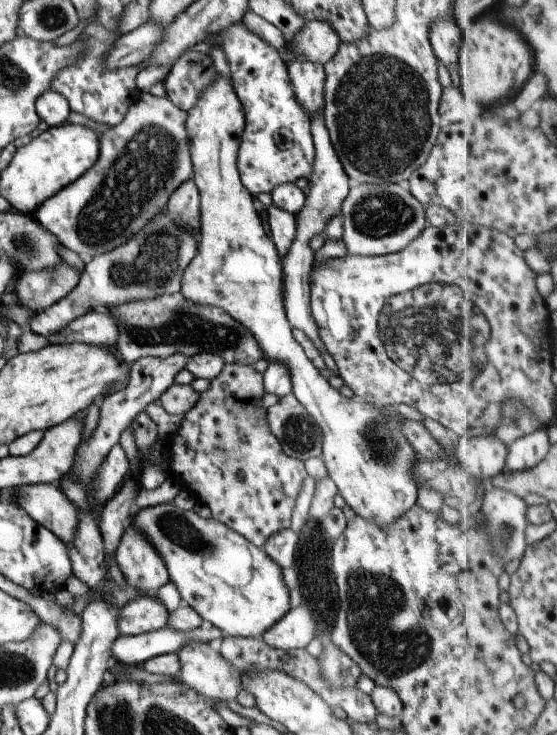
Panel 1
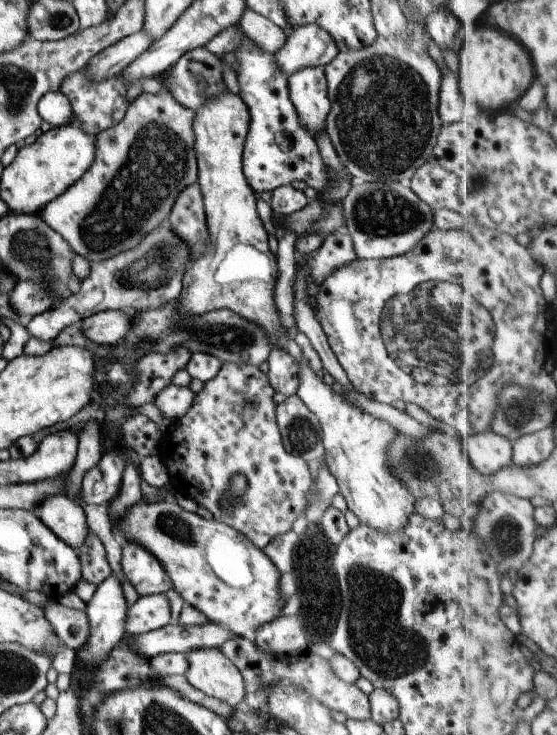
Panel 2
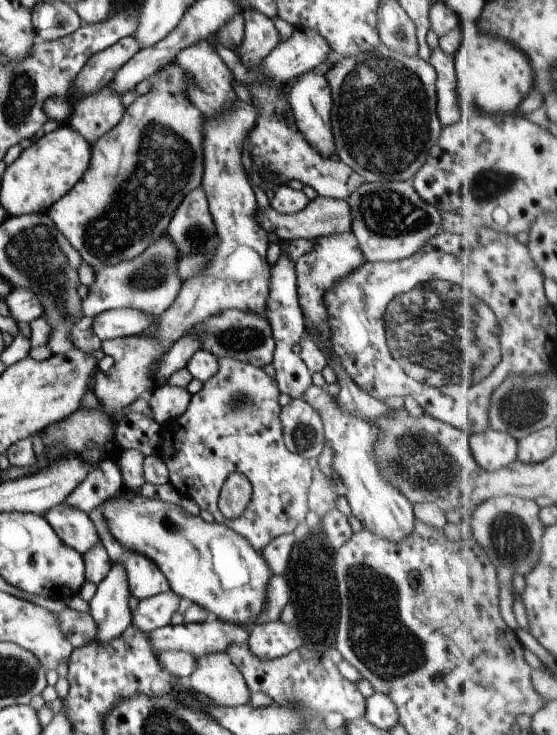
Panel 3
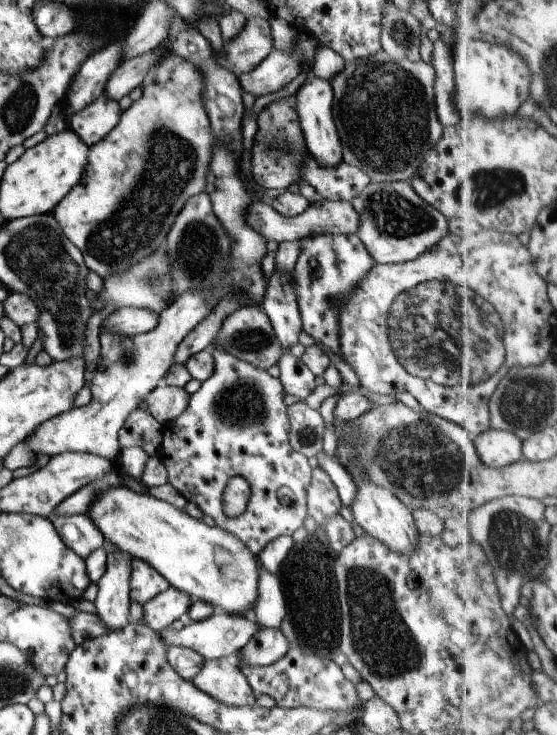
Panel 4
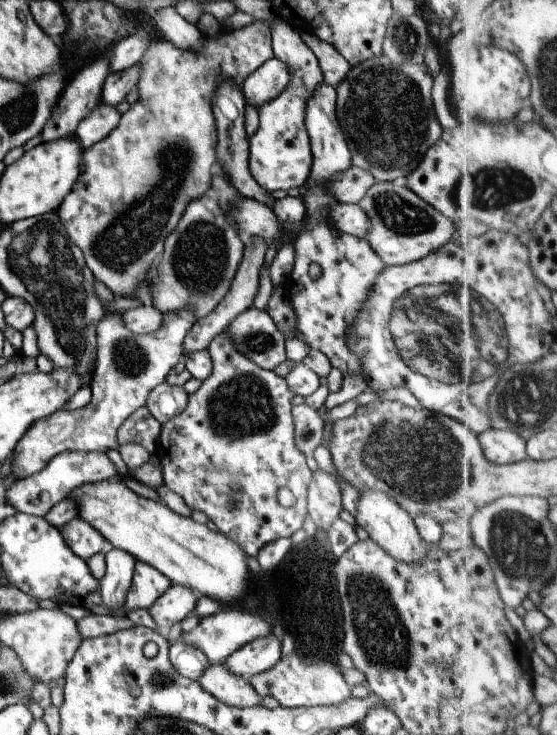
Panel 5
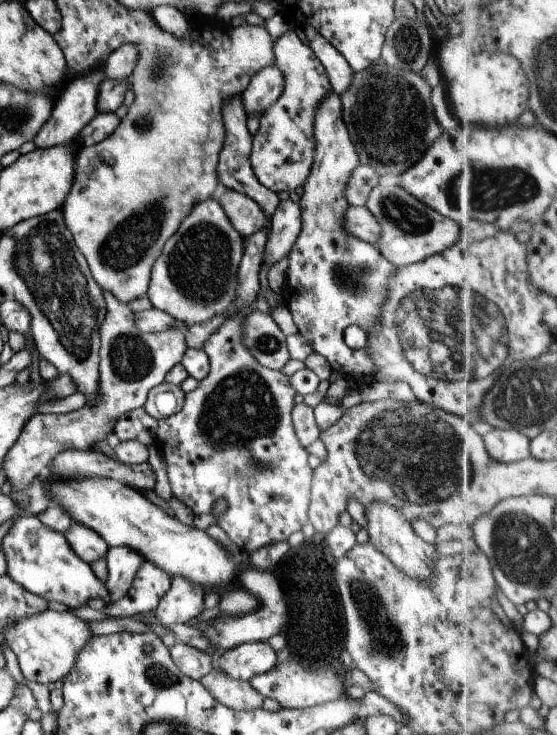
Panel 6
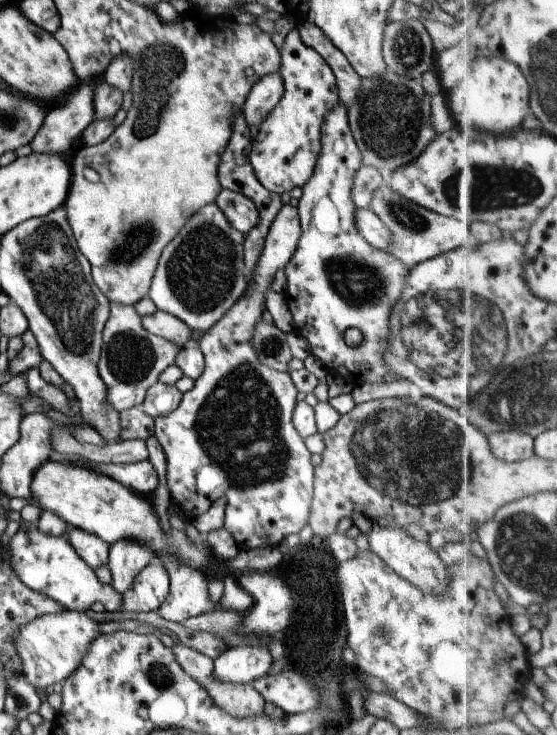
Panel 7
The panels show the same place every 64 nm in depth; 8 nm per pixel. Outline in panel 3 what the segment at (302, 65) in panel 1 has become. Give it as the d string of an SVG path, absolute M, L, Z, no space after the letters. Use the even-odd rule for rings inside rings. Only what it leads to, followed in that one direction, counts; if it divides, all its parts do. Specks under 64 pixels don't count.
M307 72L303 76L298 76L290 81L291 88L286 97L289 108L293 113L295 124L309 144L321 158L335 159L335 144L333 144L333 134L331 124L329 124L329 113L332 108L331 92L323 74L319 72Z

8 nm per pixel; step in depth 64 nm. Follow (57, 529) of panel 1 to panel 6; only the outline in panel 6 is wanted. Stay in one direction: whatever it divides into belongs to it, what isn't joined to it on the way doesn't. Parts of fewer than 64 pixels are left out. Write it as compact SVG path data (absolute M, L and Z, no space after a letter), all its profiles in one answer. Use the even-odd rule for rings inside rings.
M71 521L70 524L71 526L62 535L71 550L88 565L93 564L99 558L104 558L109 546L101 536L97 536L96 532L76 522Z

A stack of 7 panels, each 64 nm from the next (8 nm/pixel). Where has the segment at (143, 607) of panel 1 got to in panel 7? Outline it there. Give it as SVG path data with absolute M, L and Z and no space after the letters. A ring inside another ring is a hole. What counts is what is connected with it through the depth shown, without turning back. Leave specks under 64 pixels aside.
M156 556L155 561L167 571L169 588L157 614L163 620L182 623L187 618L209 612L216 606L209 600L207 578L197 569L182 564L177 556Z

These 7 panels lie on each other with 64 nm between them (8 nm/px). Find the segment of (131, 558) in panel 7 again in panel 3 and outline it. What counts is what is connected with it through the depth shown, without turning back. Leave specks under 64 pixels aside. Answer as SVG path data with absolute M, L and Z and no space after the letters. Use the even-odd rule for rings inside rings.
M122 561L111 563L109 572L96 584L93 598L89 600L89 614L97 626L94 642L107 644L121 636L130 624L131 612L127 607L130 592Z

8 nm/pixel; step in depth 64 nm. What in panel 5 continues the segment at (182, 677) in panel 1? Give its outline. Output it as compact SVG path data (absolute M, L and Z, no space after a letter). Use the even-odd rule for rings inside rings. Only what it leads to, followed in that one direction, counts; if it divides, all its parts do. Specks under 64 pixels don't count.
M222 662L209 663L196 681L213 698L233 708L253 708L262 699L248 680L229 672Z

